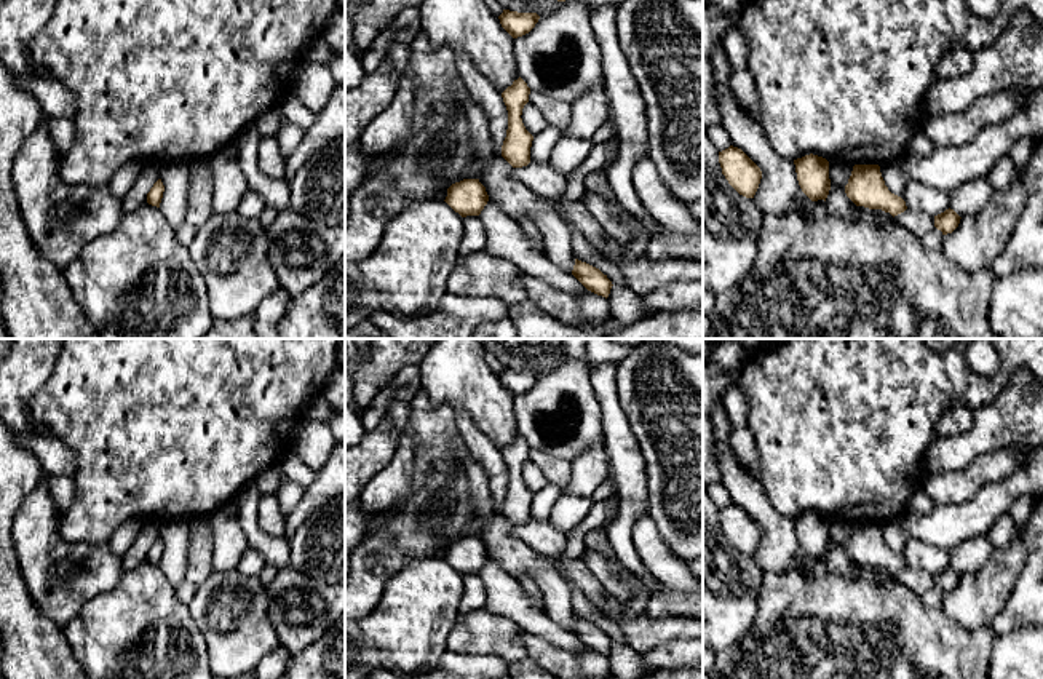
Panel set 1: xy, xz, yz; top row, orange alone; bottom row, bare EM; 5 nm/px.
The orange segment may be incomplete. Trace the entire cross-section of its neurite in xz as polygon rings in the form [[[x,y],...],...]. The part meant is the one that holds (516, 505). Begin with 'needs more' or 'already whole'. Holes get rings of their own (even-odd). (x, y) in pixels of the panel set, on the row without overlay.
already whole; [[[519,435],[503,451],[503,460],[508,468],[508,487],[502,503],[502,514],[513,524],[522,526],[530,521],[530,505],[533,494],[522,481],[522,467],[529,460],[530,446]]]

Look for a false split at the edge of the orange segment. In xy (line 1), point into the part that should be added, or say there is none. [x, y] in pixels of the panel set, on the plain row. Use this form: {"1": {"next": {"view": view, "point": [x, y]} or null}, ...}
{"1": {"next": null}}

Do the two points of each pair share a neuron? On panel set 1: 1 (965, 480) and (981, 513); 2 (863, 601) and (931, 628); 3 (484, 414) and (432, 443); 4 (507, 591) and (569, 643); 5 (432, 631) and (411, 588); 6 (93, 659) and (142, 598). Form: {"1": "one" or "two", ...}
{"1": "two", "2": "one", "3": "two", "4": "one", "5": "one", "6": "one"}

